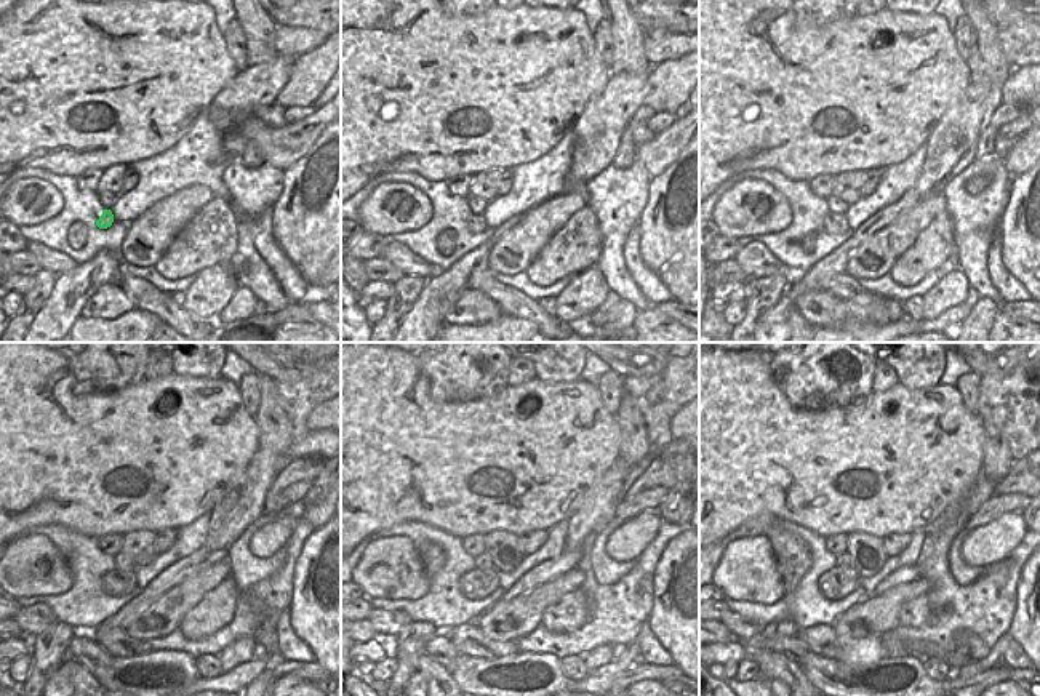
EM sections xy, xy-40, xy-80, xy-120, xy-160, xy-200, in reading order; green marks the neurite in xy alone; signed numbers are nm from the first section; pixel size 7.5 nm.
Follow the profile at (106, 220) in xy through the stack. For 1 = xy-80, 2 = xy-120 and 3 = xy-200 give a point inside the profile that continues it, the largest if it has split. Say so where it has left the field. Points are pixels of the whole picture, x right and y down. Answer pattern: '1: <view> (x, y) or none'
1: xy-80 (834, 224)
2: xy-120 (116, 583)
3: xy-200 (837, 583)

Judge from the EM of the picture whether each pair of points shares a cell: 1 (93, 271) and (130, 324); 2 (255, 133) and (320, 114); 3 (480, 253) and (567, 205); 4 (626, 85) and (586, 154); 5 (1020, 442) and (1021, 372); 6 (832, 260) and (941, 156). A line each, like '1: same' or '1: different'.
1: different
2: same
3: different
4: same
5: same
6: same

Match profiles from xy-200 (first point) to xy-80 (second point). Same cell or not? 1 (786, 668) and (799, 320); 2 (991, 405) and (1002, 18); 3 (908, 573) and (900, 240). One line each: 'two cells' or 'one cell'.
1: one cell
2: two cells
3: two cells

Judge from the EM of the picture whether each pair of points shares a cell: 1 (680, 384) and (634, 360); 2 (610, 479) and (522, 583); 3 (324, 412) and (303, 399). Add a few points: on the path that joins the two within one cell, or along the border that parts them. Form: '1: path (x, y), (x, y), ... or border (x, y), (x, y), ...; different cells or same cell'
1: border (669, 359), (658, 373), (623, 376); different cells
2: path (597, 509), (578, 528), (572, 549), (552, 568); same cell
3: border (324, 400), (308, 416), (308, 429); different cells

